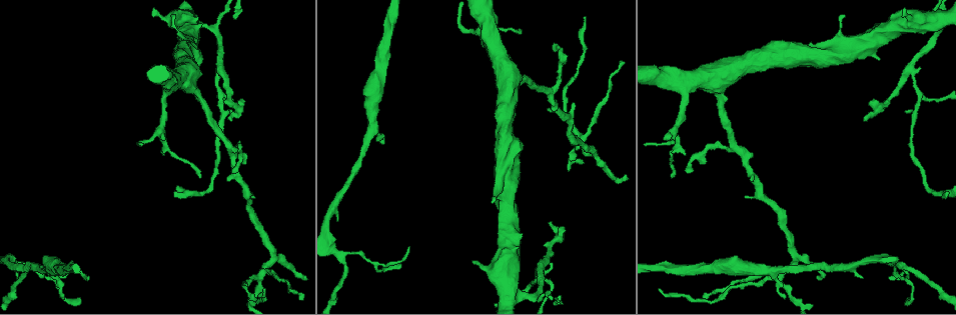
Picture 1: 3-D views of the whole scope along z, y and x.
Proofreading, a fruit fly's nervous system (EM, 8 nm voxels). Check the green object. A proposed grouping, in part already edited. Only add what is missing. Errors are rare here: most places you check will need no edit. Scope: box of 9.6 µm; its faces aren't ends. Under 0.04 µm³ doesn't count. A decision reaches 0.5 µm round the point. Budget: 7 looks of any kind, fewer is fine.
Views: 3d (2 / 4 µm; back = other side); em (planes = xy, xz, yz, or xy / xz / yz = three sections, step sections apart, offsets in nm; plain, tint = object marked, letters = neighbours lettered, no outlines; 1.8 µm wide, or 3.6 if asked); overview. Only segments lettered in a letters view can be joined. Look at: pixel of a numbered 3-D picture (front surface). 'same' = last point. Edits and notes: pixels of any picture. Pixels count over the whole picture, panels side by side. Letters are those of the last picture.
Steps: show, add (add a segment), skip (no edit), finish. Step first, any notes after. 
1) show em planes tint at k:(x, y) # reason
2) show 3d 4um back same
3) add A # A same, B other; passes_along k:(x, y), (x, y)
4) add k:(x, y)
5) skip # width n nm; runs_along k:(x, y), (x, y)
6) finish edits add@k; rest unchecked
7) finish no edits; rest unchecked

show 3d 4um at 1:(232, 120)

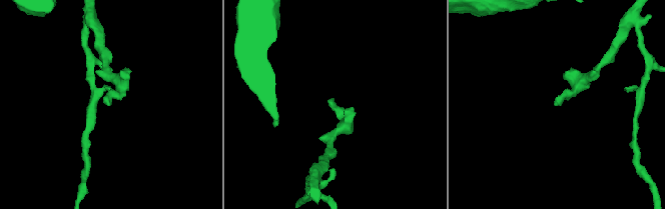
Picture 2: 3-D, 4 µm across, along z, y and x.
show em yz step 4 tint at 2:(556, 103) # need the tissue

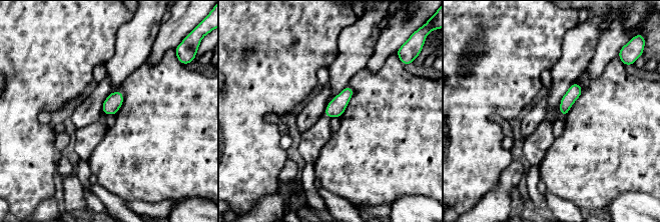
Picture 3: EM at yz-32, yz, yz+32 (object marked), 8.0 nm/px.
show em planes letters same

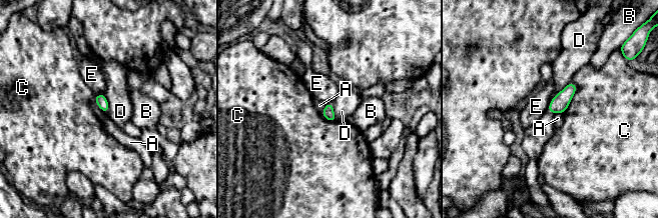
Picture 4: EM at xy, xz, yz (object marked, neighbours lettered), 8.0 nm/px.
skip # A other, B other, C other, D other, E other; border 4:(571, 80), (551, 99); no lettered segment goes on from it

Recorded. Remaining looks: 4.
show 3d 4um at 1:(686, 172) # free end

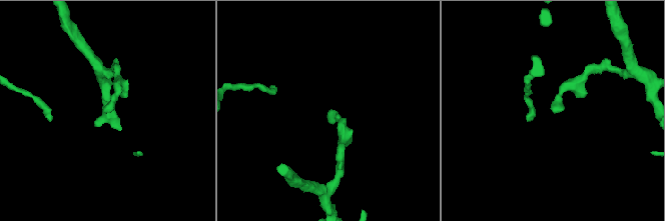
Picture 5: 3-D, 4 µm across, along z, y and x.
show em planes letters at 5:(105, 109)

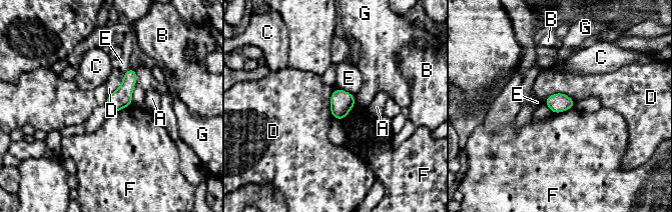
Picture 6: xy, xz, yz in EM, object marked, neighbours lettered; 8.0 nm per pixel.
skip # width 160 nm; A other, B other, C other, D other, E other, F other, G other; no lettered segment goes on from it

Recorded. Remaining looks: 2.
show em yz step 4 letters at 1:(264, 292) # tapers out

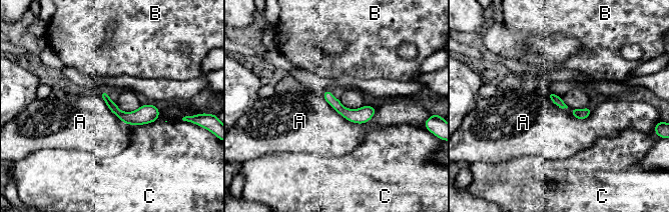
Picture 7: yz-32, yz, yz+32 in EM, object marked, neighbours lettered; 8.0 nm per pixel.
show em planes letters same # another direction

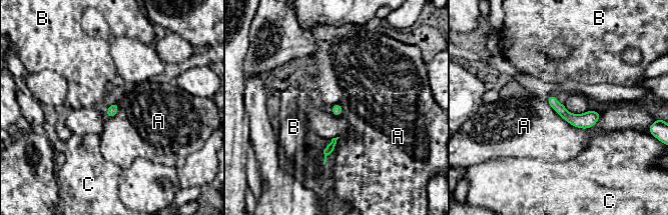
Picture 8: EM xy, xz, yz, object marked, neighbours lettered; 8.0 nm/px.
skip # A other, B other, C other; none of them fits

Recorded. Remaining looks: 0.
finish no edits; rest unchecked

